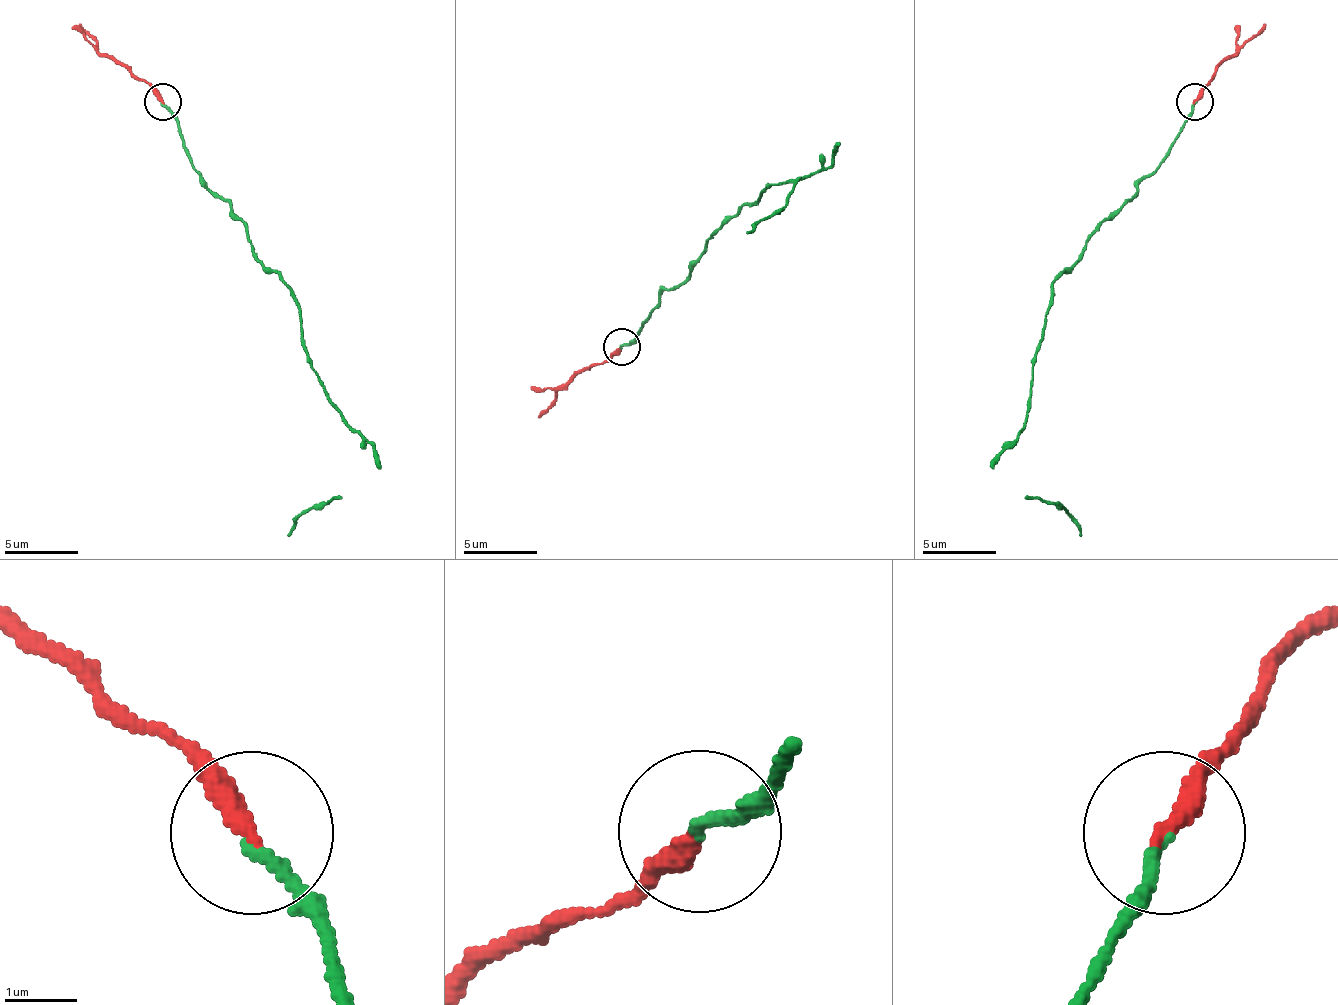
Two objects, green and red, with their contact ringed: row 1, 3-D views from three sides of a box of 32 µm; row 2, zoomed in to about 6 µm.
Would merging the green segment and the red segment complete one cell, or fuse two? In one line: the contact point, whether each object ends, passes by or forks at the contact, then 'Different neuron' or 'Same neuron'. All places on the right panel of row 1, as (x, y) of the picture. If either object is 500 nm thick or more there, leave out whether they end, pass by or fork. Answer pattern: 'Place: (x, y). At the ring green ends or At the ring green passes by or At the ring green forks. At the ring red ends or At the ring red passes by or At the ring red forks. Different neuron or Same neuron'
Place: (1195, 101). At the ring green ends. At the ring red ends. Same neuron

